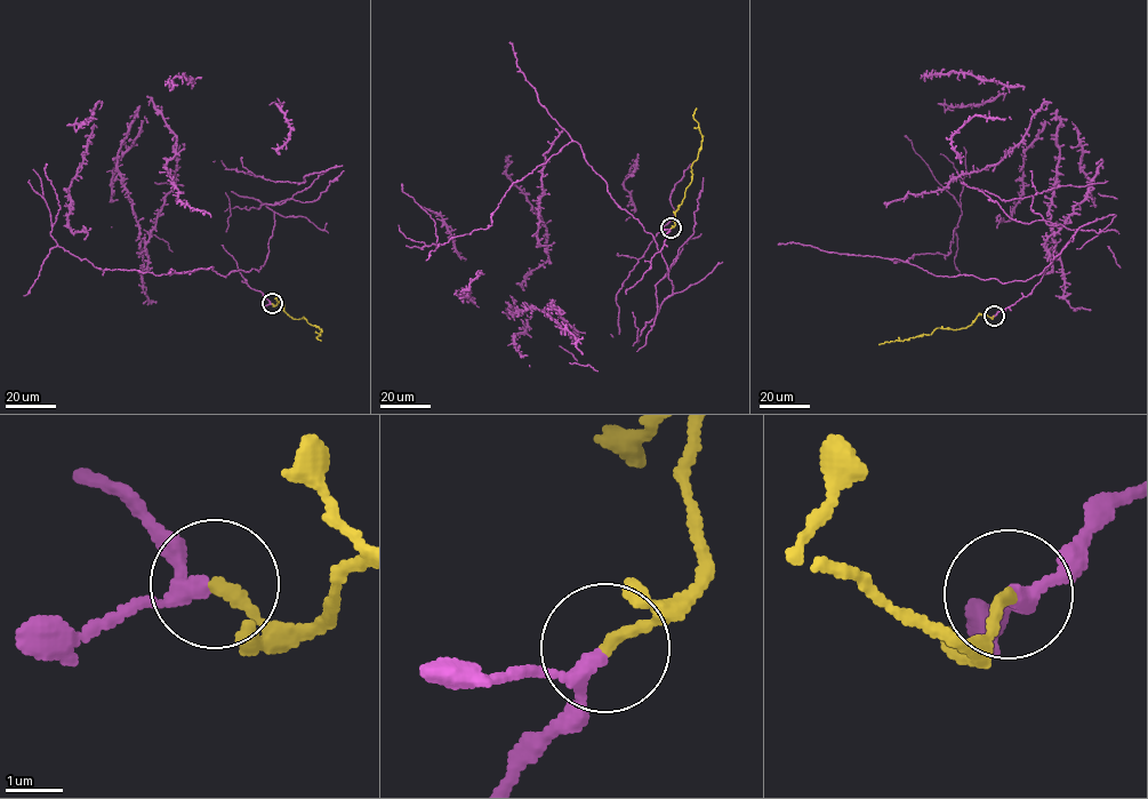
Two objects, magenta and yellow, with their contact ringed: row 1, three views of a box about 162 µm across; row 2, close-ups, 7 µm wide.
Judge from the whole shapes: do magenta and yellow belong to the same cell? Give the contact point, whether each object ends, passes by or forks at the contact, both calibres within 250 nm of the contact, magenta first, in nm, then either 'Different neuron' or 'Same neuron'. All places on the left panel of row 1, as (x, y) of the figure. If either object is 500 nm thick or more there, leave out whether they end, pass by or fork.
Place: (272, 303). At the ring magenta passes by. At the ring yellow ends. Thickness 220 nm (magenta) against 200 nm. Same neuron

